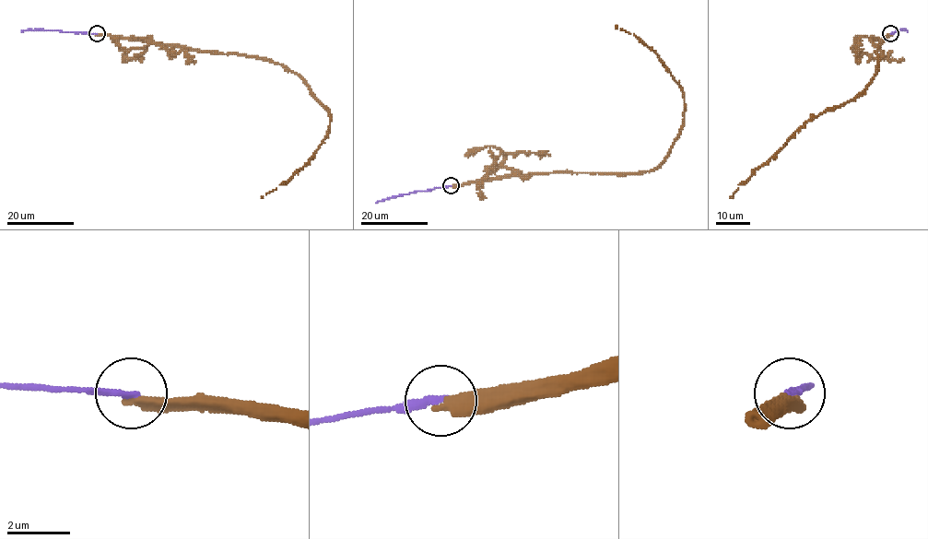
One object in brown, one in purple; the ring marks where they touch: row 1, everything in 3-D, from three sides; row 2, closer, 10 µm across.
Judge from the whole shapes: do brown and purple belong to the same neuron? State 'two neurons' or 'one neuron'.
two neurons

